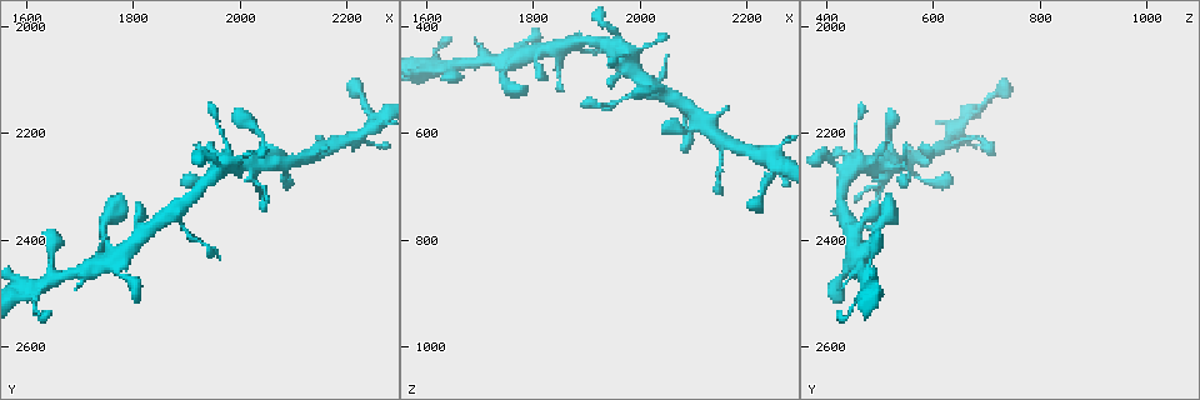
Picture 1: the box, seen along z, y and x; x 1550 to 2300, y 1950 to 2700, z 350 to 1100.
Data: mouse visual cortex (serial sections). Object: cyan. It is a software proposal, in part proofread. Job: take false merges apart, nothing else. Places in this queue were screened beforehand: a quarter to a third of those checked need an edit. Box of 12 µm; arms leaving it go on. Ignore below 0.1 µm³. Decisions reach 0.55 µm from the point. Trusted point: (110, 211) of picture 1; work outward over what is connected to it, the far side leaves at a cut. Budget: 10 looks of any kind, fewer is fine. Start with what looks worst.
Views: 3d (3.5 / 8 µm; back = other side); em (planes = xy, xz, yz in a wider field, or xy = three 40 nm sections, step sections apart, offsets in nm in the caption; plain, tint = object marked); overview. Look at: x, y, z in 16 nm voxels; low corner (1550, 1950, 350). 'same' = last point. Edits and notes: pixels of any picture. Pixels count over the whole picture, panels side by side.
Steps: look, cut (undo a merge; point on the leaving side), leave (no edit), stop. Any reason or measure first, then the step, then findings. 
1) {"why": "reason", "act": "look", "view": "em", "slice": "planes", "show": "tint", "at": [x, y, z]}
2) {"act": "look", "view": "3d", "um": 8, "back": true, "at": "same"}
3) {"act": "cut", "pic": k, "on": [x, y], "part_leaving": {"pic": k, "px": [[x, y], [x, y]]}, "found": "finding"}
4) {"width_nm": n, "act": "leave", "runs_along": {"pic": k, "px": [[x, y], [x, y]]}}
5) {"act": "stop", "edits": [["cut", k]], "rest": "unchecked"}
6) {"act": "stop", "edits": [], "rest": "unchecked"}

{"why": "looks like a crossing", "act": "look", "view": "3d", "um": 8, "at": [1765, 2420, 465]}

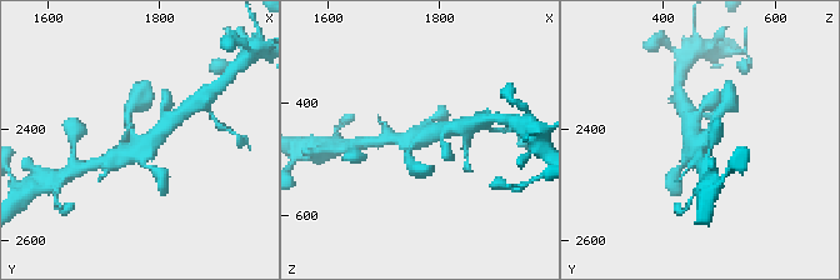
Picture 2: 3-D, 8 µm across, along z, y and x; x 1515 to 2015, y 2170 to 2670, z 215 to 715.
{"why": "closer look", "act": "look", "view": "3d", "um": 3.5, "at": [1760, 2430, 465]}

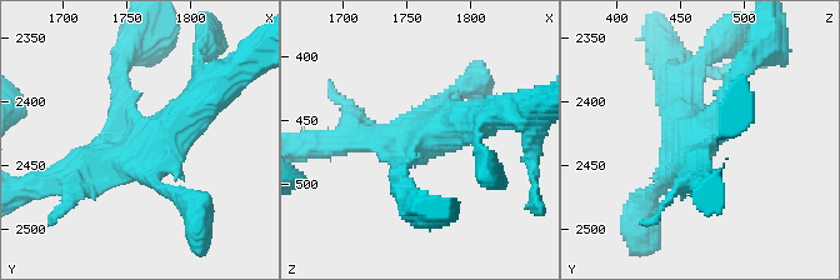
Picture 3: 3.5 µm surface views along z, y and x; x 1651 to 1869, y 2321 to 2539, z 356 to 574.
{"arms": 4, "arm_widths_nm": [150, 250, 350, 500], "act": "look", "view": "em", "slice": "xy", "step": 1, "show": "tint", "at": [1764, 2424, 468]}

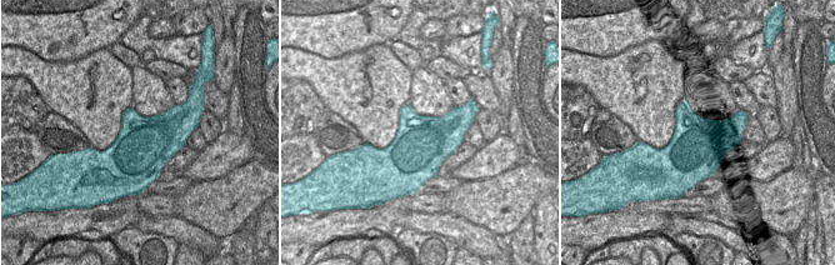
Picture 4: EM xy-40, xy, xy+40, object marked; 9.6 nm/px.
{"width_nm": 550, "act": "leave", "runs_along": {"pic": 3, "px": [[399, 183], [429, 138], [490, 115]]}, "found": "continuous, no second cell"}

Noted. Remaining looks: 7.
{"why": "calibre changes", "act": "look", "view": "3d", "um": 3.5, "at": [1955, 2275, 440]}

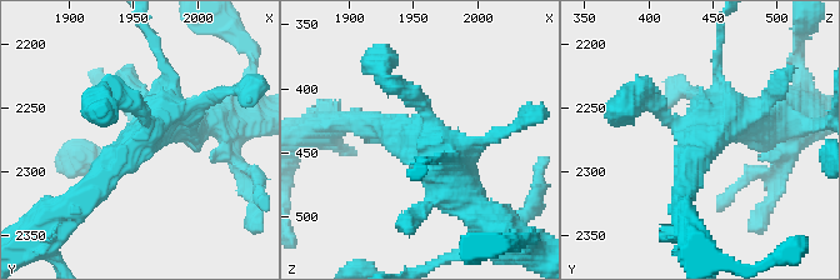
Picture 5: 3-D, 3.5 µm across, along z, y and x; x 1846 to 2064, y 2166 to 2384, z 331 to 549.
{"act": "look", "view": "em", "slice": "planes", "show": "tint", "at": [1958, 2276, 444]}

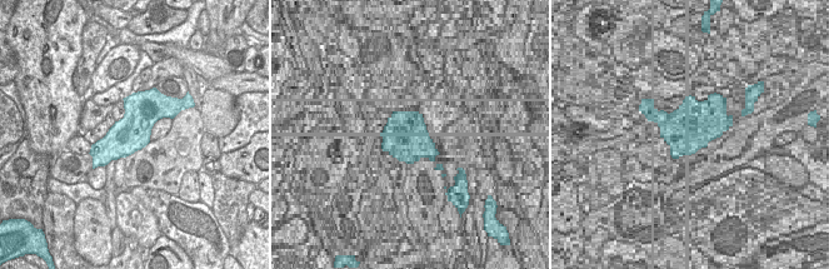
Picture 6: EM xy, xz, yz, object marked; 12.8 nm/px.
{"act": "leave", "runs_along": {"pic": 5, "px": [[364, 121], [421, 144], [468, 201]]}, "found": "one cell here"}

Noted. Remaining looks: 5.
{"why": "thick turns thin", "act": "look", "view": "3d", "um": 3.5, "at": [2030, 2255, 525]}

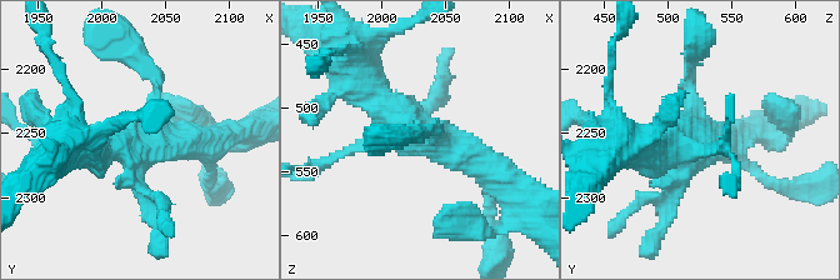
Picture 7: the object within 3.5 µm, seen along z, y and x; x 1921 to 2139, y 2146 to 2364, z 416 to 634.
{"act": "look", "view": "em", "slice": "xy", "step": 3, "show": "tint", "at": [2034, 2258, 522]}

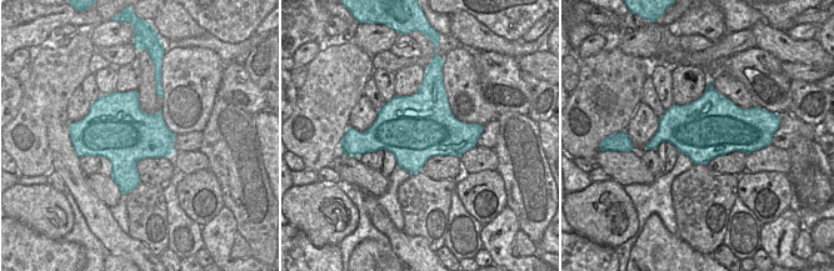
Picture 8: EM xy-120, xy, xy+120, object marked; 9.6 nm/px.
{"act": "leave", "runs_along": {"pic": 7, "px": [[364, 80], [418, 135], [503, 176]]}, "found": "all the same cell"}

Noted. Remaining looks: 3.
{"why": "looks like a crossing", "act": "look", "view": "3d", "um": 8, "at": [2250, 2180, 660]}

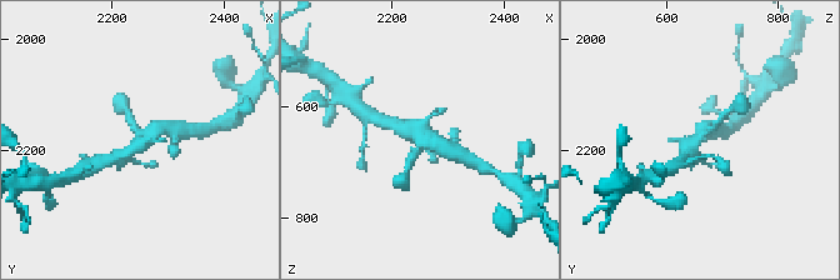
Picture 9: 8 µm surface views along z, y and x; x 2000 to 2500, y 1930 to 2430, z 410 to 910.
{"arms": 4, "arm_widths_nm": [150, 200, 300, 450], "why": "shape alone is not enough", "act": "look", "view": "em", "slice": "xy", "step": 1, "show": "tint", "at": [2250, 2175, 655]}

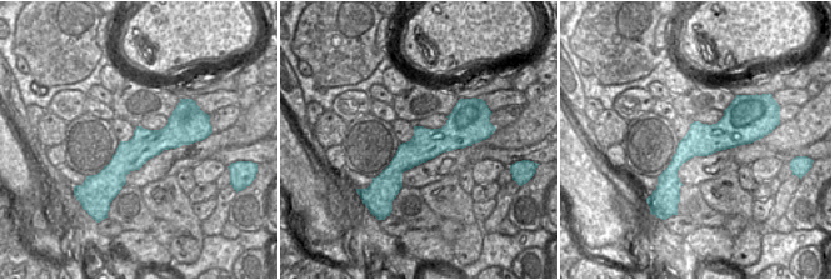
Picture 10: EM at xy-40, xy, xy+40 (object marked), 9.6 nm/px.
{"act": "leave", "runs_along": {"pic": 10, "px": [[193, 133], [148, 143], [100, 177]]}, "found": "all the same cell"}

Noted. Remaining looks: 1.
{"act": "stop", "edits": [], "rest": "unchecked"}

